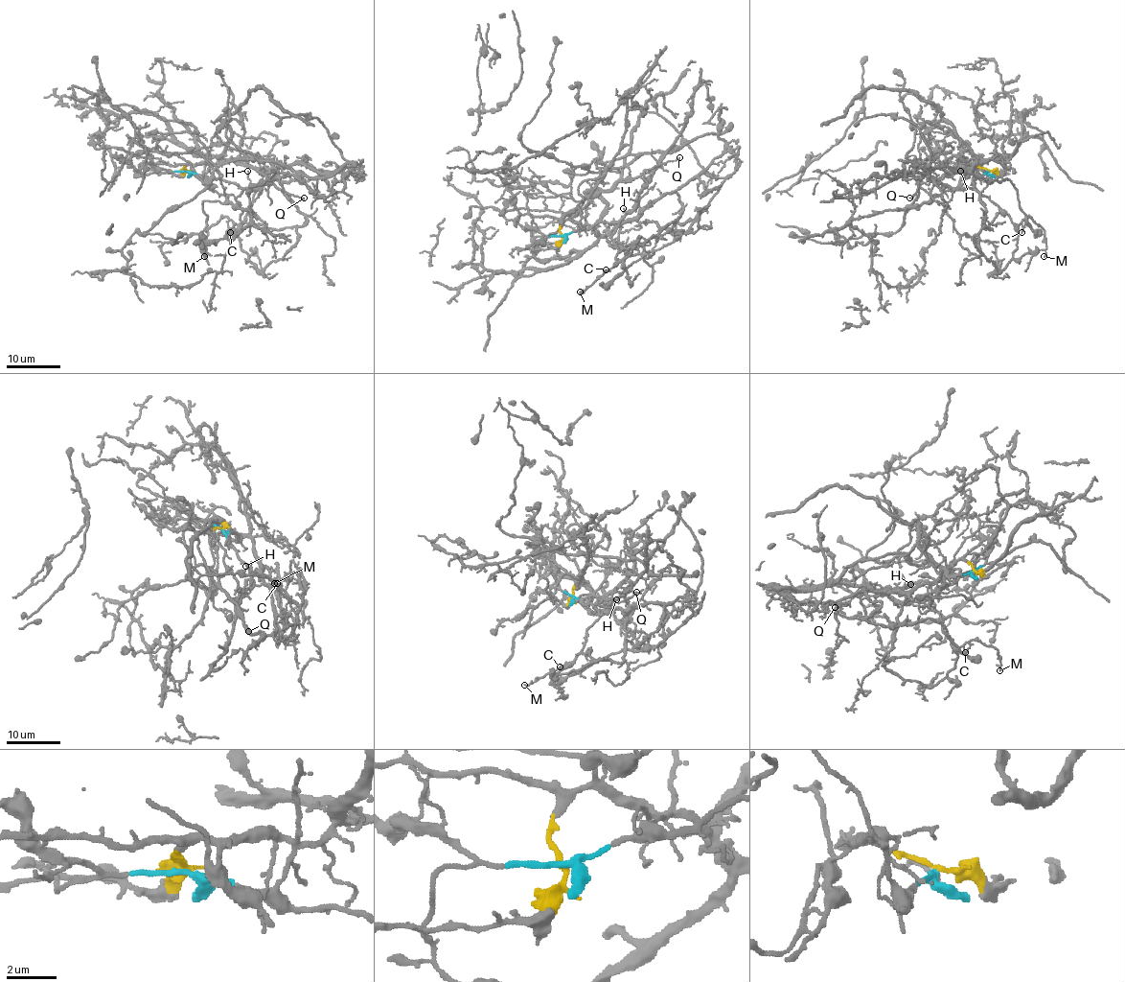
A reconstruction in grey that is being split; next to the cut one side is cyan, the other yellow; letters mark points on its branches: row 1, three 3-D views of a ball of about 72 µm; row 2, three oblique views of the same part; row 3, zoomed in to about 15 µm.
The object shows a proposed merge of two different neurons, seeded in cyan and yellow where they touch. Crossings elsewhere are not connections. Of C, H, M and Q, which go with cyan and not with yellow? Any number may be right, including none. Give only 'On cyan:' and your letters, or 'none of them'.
On cyan: C, H, M, Q

